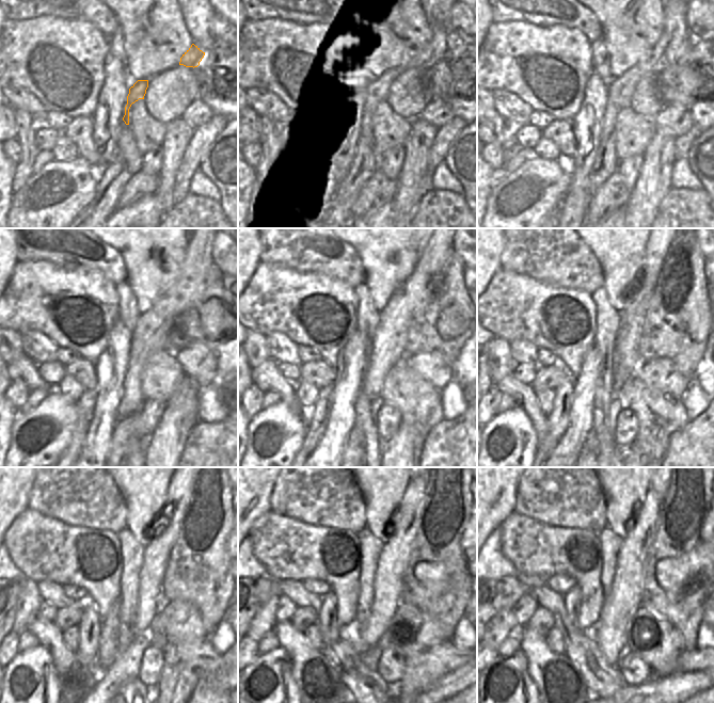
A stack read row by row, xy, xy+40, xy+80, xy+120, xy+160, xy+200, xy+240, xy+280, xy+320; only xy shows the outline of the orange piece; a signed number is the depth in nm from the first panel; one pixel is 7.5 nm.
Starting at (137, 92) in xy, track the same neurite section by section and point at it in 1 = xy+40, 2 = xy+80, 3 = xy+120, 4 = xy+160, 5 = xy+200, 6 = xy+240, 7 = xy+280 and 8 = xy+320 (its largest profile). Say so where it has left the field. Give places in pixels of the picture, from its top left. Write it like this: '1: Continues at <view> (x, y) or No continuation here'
1: Continues at xy+40 (437, 47)
2: Continues at xy+80 (671, 45)
3: Continues at xy+120 (152, 331)
4: Continues at xy+160 (390, 339)
5: Continues at xy+200 (627, 360)
6: Continues at xy+240 (162, 537)
7: Continues at xy+280 (393, 560)
8: Continues at xy+320 (619, 606)

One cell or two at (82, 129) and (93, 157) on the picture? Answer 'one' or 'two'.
one

